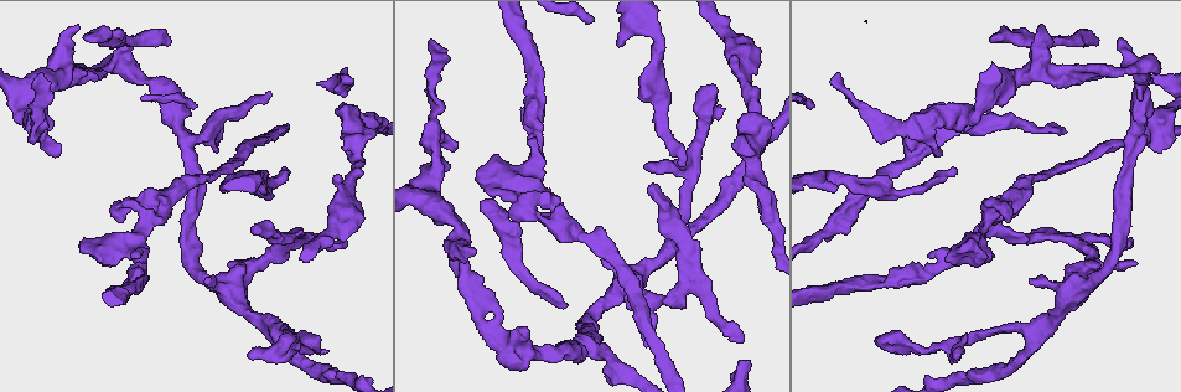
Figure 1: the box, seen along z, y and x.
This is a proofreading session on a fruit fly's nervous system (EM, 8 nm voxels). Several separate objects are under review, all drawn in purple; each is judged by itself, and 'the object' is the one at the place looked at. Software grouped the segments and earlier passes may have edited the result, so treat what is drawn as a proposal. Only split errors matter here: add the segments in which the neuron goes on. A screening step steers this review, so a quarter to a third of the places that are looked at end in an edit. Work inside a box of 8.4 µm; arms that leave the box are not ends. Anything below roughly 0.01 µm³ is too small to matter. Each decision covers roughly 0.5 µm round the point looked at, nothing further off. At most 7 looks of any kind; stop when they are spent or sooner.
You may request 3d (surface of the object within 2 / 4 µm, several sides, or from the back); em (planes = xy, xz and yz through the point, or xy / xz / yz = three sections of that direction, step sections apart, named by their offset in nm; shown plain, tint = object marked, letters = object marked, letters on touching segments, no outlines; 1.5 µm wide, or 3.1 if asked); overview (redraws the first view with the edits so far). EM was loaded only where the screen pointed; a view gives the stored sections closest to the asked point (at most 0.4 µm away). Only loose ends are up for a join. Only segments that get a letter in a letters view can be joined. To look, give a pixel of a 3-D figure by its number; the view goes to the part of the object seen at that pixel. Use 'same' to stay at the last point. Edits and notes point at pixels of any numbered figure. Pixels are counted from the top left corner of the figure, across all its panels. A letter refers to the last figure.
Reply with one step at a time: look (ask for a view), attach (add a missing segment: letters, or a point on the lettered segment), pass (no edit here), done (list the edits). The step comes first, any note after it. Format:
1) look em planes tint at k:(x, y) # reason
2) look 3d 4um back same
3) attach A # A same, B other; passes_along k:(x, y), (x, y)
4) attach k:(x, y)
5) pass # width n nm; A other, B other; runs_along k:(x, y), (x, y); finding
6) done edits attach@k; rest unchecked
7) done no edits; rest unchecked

look em xz step 4 tint at 1:(939, 157) # branch stops here

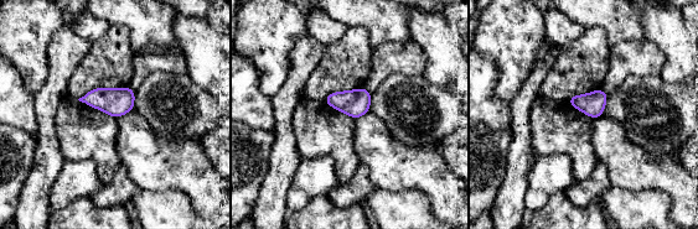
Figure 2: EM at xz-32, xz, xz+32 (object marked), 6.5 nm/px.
look em xy step 4 letters same

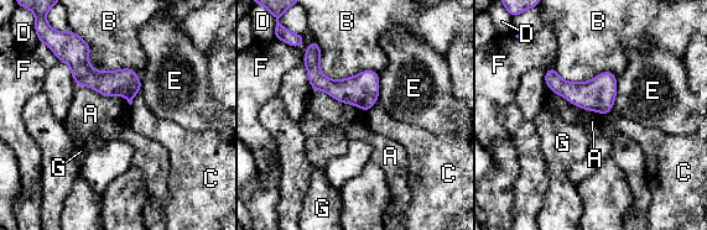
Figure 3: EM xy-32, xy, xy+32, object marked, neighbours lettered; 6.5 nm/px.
pass # A other, B other, C other, D other, E other, F other, G other; runs_along 3:(72, 62), (97, 80), (138, 85); none of them fits

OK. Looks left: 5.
look 3d 2um at 1:(99, 257) # stops while still wide

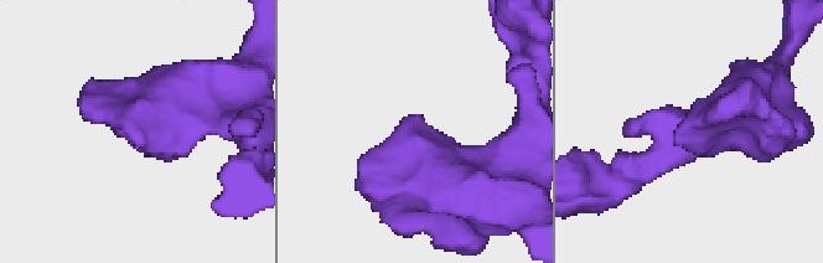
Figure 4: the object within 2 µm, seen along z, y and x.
look em planes letters at 4:(674, 142)

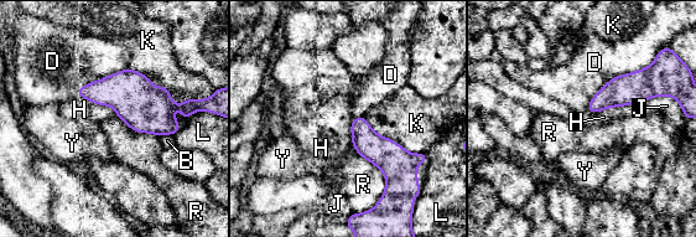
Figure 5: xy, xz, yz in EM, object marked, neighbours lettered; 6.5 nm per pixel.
pass # B other, D other, H other, J other, K other, L other, R other, Y other; border 5:(650, 63), (614, 76), (586, 109); no lettered segment goes on from it

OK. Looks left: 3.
look em xz step 8 letters at 1:(1162, 148) # free end

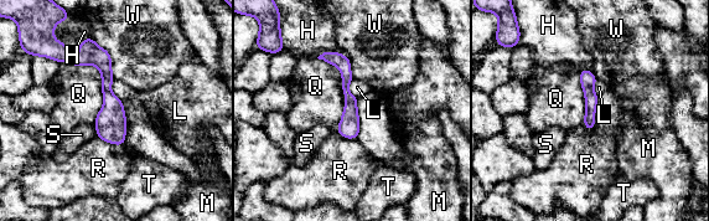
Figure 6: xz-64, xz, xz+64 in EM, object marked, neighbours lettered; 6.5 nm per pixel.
pass # H other, L other, M other, Q other, R other, S other, T other, W other; border 6:(60, 62), (99, 70), (94, 123); none of them fits

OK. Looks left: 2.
done no edits; rest unchecked

